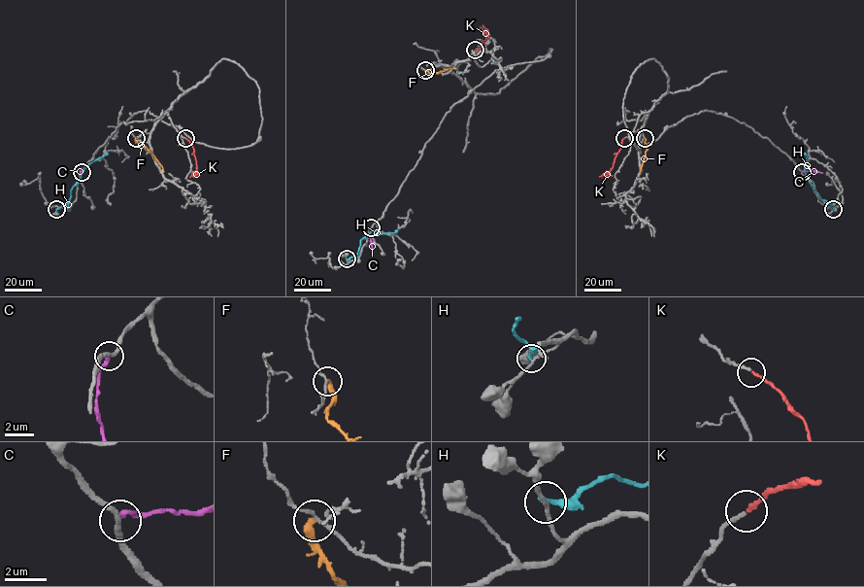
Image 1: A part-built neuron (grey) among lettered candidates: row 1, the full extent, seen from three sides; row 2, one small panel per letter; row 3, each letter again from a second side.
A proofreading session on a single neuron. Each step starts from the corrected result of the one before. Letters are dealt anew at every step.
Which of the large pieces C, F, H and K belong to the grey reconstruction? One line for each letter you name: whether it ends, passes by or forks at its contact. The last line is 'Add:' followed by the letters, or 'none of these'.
K: It ends there
Add: K

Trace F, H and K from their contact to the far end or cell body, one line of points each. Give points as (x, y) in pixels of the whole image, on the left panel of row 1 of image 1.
F: (136, 138), (153, 155), (163, 172)
H: (56, 209), (68, 204), (71, 190), (84, 168), (107, 154)
K: (185, 138), (194, 150), (198, 173), (193, 177)

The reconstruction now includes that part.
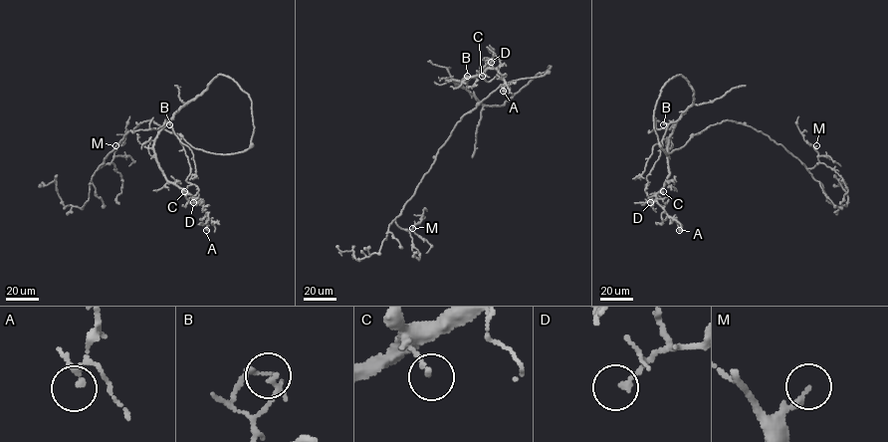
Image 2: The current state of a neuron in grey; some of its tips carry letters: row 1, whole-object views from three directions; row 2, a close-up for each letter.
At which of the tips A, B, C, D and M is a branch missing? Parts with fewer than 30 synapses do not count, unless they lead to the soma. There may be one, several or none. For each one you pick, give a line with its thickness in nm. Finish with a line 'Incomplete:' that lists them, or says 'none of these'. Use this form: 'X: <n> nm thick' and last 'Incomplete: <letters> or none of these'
Incomplete: none of these

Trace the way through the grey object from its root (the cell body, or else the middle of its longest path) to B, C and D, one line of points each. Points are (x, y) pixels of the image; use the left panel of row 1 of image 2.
B: (230, 154), (249, 147), (254, 128), (251, 100), (232, 79), (218, 74), (206, 89), (174, 114), (169, 124)
C: (230, 154), (249, 147), (252, 102), (232, 79), (218, 74), (174, 114), (154, 142), (163, 174), (184, 191)
D: (230, 154), (249, 147), (252, 102), (218, 74), (174, 114), (153, 145), (163, 174), (193, 202)

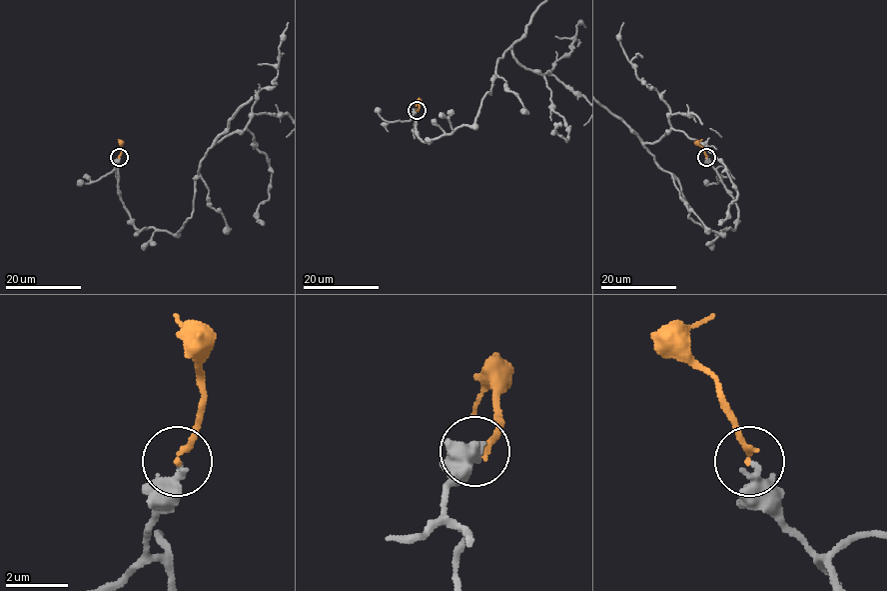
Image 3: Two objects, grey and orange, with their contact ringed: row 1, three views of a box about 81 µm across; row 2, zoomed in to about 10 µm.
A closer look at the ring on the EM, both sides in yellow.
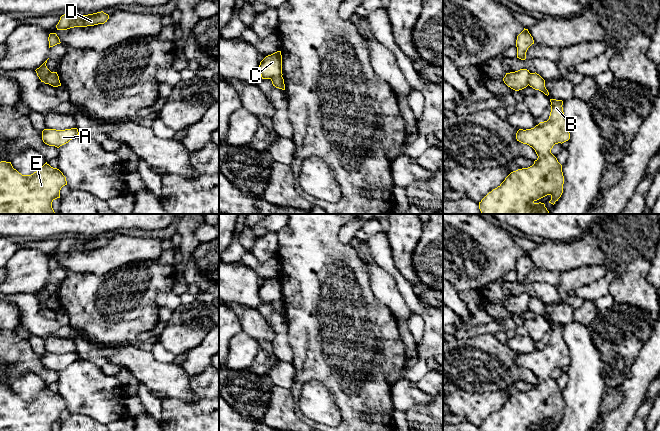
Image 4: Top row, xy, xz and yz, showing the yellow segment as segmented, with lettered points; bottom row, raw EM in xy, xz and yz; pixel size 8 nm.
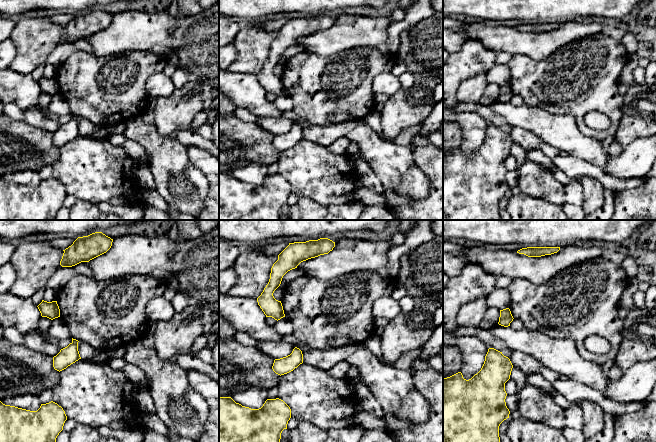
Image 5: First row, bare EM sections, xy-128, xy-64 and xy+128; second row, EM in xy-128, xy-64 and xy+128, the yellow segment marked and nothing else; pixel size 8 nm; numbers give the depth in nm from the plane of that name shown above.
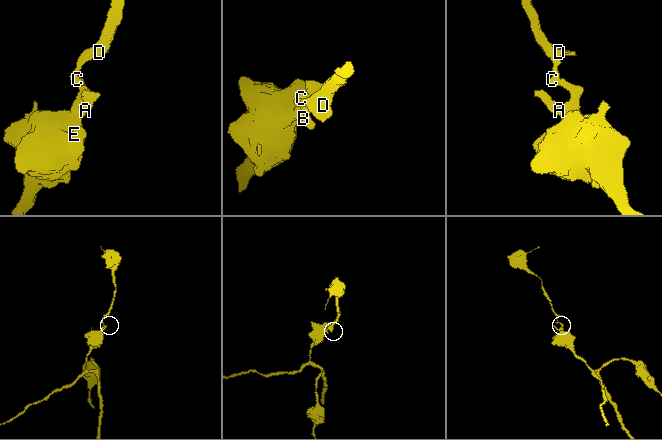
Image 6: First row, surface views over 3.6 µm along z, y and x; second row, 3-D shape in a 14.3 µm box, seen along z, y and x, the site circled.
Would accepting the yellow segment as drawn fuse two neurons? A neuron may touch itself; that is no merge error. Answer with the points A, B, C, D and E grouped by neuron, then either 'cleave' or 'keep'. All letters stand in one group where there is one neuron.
A B E / C D; cleave

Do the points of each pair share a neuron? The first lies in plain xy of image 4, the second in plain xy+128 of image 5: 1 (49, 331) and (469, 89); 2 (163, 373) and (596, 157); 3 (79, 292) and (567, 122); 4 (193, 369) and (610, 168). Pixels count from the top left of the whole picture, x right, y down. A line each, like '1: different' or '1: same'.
1: different
2: same
3: different
4: same

